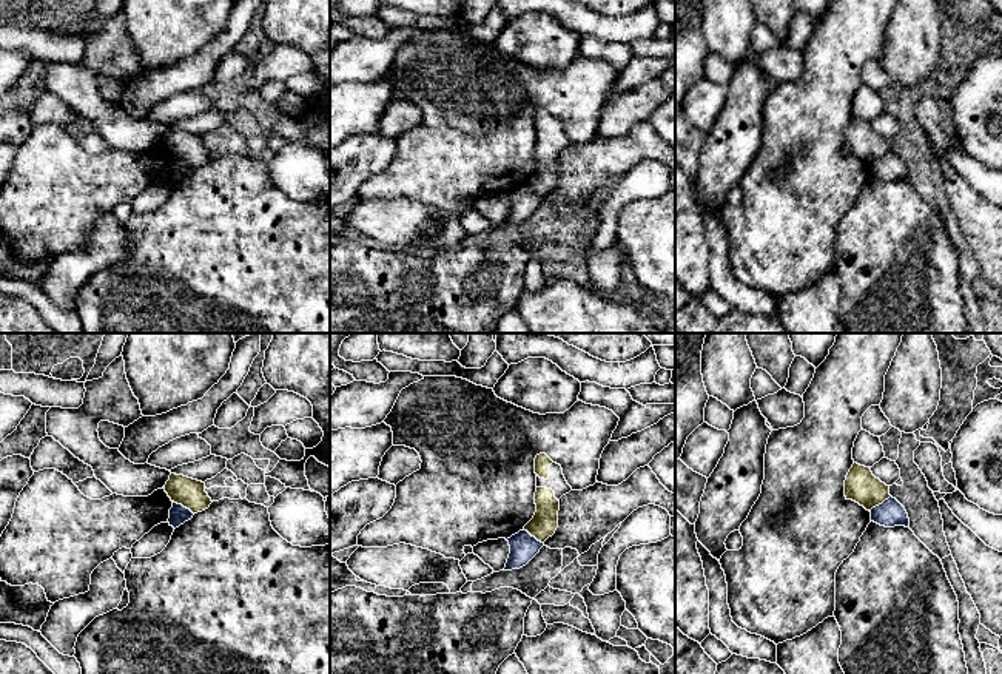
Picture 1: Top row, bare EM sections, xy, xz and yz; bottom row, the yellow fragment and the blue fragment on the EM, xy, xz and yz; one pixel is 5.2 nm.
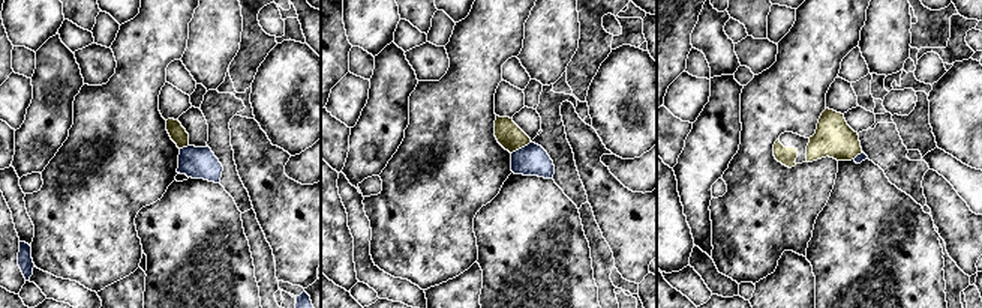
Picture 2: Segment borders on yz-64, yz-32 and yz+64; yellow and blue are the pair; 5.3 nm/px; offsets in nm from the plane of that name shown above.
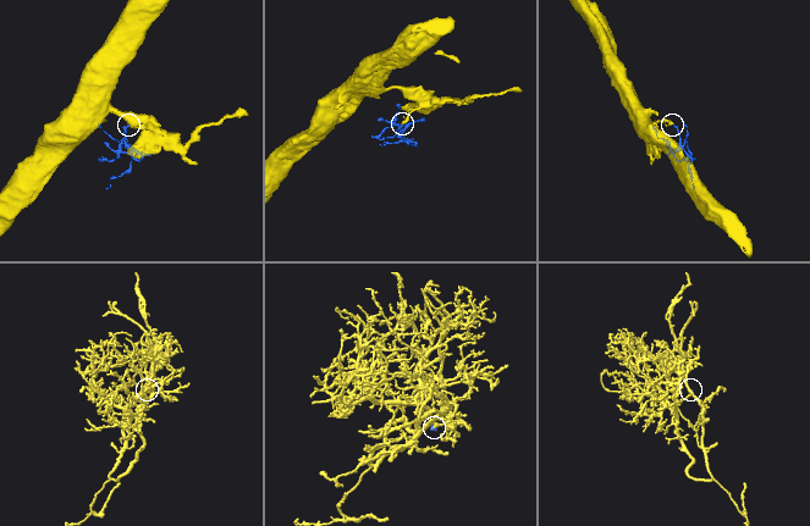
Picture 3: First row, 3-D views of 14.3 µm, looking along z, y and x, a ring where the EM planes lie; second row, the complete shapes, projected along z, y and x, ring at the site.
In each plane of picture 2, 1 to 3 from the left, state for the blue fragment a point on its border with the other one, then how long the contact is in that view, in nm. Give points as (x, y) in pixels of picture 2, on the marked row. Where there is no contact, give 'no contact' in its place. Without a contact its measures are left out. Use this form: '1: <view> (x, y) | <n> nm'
1: yz-64 (183, 146) | 50 nm
2: yz-32 (520, 147) | 130 nm
3: yz+64 (858, 154) | 70 nm

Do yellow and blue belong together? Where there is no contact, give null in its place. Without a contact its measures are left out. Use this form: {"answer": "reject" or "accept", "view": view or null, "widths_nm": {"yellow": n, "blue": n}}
{"answer": "reject", "view": "xy", "widths_nm": {"yellow": 150, "blue": 100}}

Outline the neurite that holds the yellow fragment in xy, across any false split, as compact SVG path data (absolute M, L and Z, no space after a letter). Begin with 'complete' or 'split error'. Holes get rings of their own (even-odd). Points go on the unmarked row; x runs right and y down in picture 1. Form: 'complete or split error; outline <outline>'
complete; outline M171 128L163 143L171 156L182 159L193 168L208 163L213 157L205 147L205 137L183 130Z

